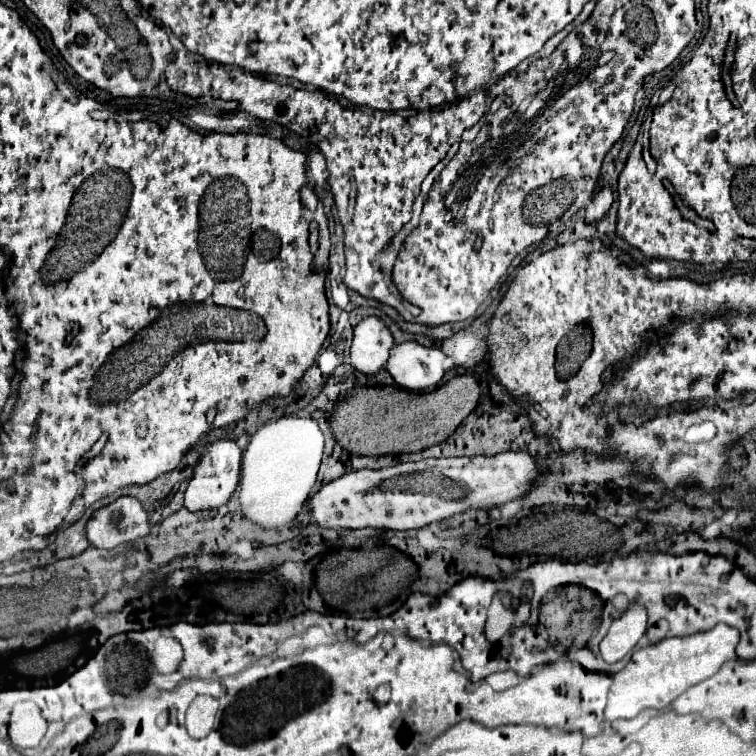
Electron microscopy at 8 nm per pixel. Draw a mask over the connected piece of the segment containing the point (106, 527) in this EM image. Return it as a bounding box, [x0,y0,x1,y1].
[86,497,150,549]

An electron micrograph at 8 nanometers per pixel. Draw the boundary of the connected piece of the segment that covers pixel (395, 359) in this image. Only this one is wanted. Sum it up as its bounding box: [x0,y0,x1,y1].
[386,341,452,391]

